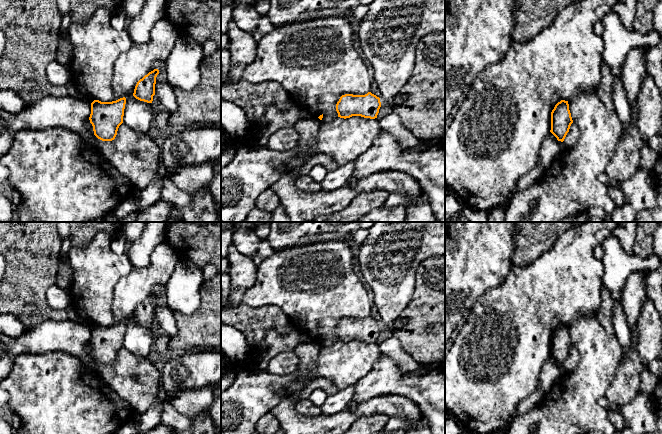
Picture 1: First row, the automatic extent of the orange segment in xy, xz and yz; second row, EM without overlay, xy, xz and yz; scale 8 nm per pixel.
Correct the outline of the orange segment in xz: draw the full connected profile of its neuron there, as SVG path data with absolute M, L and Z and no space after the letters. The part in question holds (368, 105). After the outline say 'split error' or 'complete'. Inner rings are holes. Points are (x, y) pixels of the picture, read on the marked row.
M368 92L365 95L342 95L336 104L336 111L340 118L361 116L375 119L381 107L380 98Z | complete

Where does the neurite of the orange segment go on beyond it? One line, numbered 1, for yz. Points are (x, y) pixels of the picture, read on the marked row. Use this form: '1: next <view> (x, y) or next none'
1: next none

